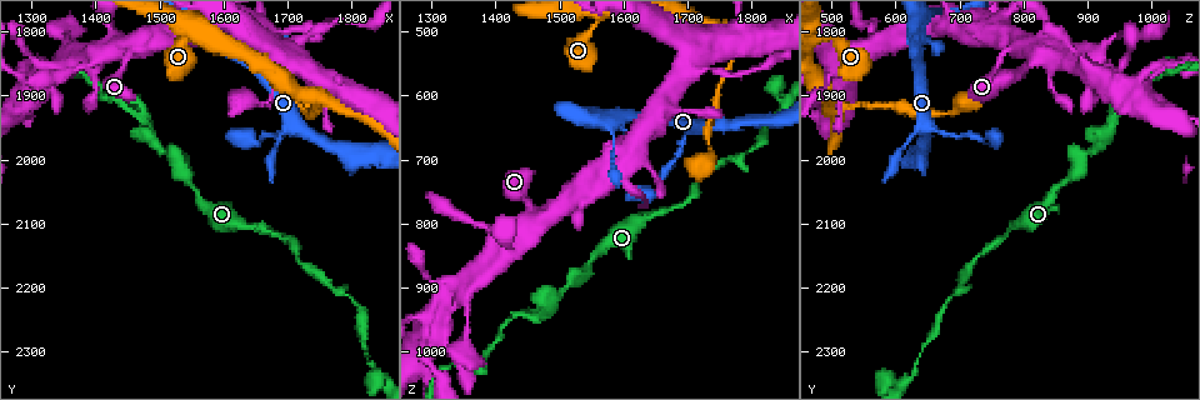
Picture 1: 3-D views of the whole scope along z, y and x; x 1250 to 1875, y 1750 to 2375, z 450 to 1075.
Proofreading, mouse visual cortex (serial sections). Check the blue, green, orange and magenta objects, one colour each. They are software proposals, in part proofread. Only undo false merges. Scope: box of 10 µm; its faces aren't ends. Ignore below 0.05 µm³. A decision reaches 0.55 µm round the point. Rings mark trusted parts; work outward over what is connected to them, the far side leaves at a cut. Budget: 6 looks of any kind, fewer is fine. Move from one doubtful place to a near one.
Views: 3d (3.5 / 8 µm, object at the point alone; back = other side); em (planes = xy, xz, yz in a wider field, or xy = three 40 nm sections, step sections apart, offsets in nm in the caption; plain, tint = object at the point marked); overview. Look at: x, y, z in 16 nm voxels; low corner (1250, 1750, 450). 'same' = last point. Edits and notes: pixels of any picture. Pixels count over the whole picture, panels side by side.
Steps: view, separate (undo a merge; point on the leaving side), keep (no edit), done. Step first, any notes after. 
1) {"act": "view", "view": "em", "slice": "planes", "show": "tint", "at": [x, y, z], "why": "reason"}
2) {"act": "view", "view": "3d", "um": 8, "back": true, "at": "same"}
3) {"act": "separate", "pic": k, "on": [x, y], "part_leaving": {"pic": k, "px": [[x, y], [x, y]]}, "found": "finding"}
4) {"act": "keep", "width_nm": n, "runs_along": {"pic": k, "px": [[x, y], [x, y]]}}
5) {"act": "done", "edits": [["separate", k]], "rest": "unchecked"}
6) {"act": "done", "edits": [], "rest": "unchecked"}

{"act": "view", "view": "3d", "um": 3.5, "at": [1585, 1790, 640], "why": "two arms in line, one across"}

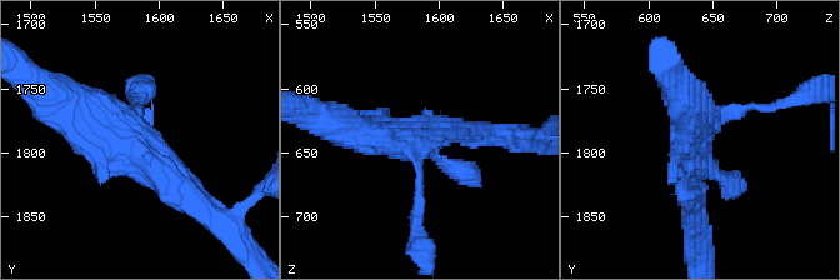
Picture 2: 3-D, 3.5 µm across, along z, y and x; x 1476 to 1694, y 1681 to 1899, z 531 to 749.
{"act": "view", "view": "em", "slice": "xy", "step": 2, "show": "tint", "at": [1582, 1792, 636]}

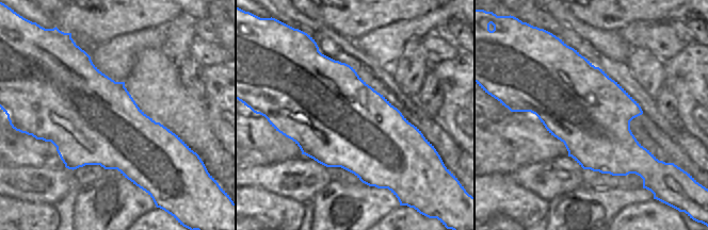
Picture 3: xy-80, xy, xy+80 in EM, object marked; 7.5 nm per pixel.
{"act": "view", "view": "em", "slice": "xy", "step": 5, "show": "tint", "at": "same"}

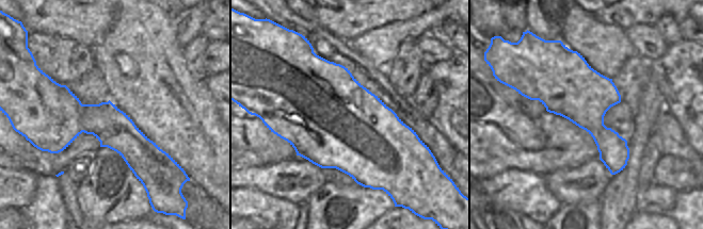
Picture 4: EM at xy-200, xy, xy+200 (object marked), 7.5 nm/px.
{"act": "keep", "found": "all the same cell"}

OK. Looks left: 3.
{"act": "view", "view": "3d", "um": 3.5, "at": [1700, 1850, 510], "why": "four or more arms meet"}

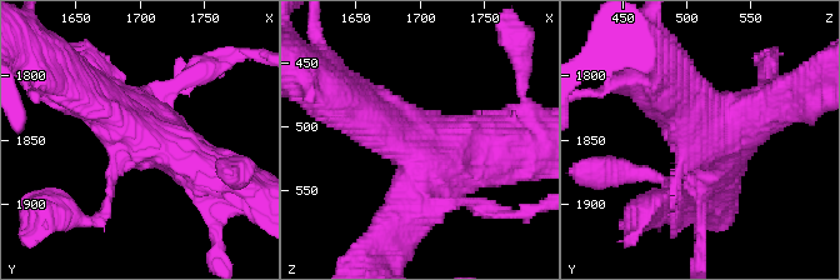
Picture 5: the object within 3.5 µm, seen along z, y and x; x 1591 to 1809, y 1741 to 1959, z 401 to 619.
{"act": "view", "view": "em", "slice": "xy", "step": 3, "show": "tint", "at": [1702, 1846, 512]}

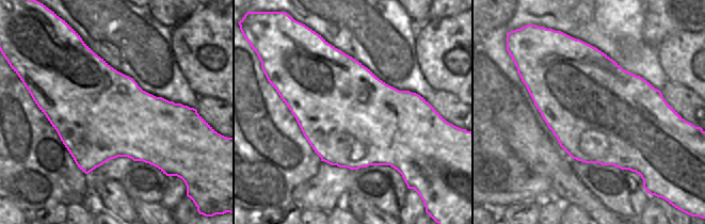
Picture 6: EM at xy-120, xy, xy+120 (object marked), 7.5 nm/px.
{"act": "keep", "found": "continuous, no second cell"}

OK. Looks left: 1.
{"act": "view", "view": "3d", "um": 3.5, "at": [1405, 1840, 820], "why": "thin arm on a thick one"}

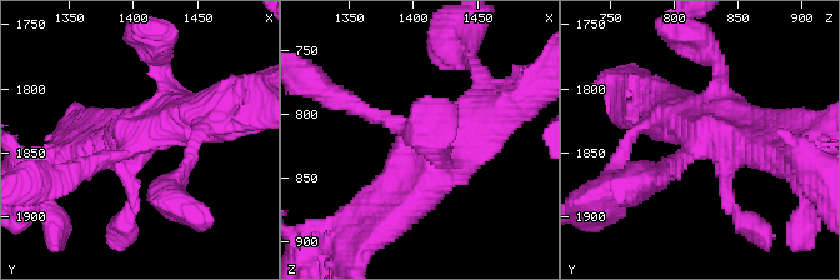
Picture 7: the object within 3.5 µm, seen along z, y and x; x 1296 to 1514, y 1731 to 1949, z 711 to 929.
{"act": "keep", "runs_along": {"pic": 7, "px": [[484, 115], [358, 218]]}, "found": "all the same cell"}

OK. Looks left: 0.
{"act": "done", "edits": [], "rest": "unchecked"}

